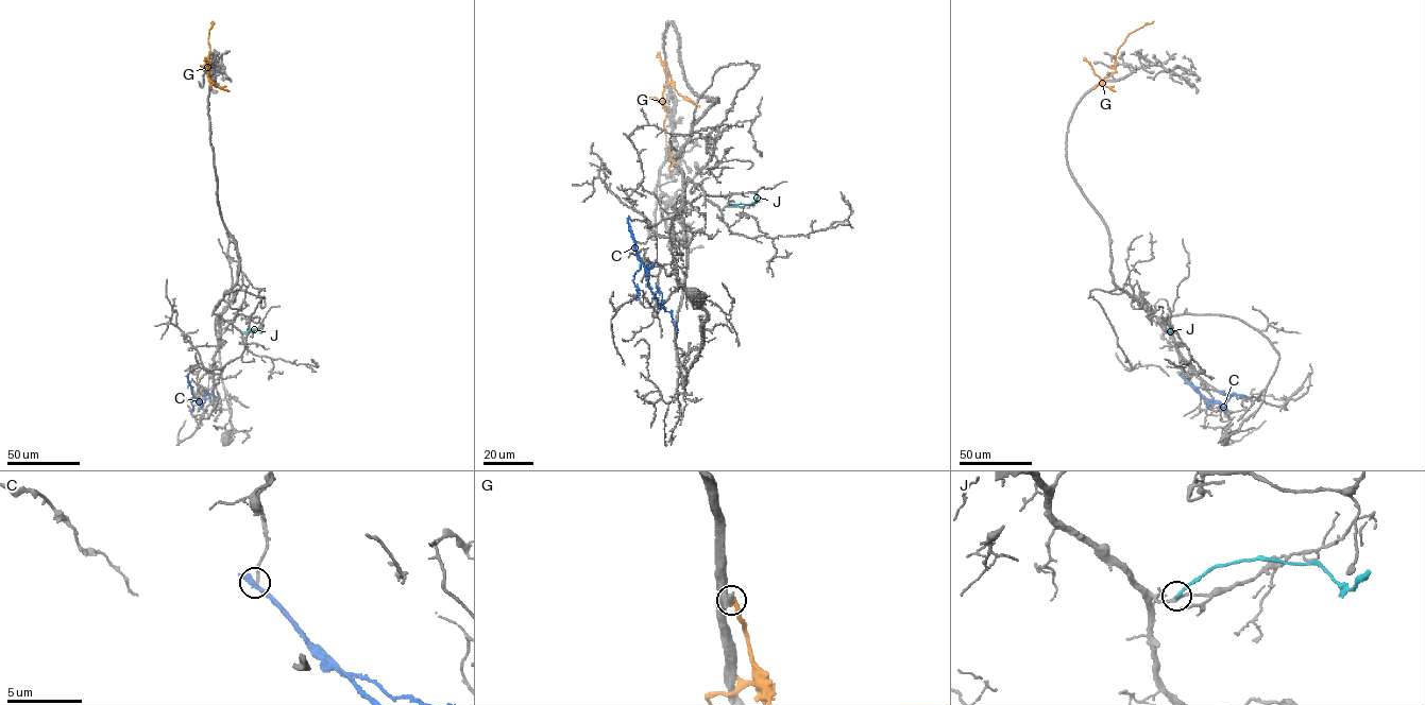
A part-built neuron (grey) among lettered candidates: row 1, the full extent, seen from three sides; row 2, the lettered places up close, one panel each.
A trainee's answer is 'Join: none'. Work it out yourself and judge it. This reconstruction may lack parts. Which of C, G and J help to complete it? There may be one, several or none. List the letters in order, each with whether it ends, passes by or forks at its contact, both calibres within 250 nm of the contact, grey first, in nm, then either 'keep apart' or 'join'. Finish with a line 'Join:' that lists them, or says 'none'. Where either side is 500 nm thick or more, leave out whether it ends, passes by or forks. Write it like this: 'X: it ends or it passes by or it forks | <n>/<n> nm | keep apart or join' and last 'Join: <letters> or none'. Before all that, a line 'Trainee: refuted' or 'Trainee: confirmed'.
Trainee: confirmed
C: 200/500 nm | keep apart
G: 600/420 nm | keep apart
J: it ends | 200/200 nm | keep apart
Join: none

